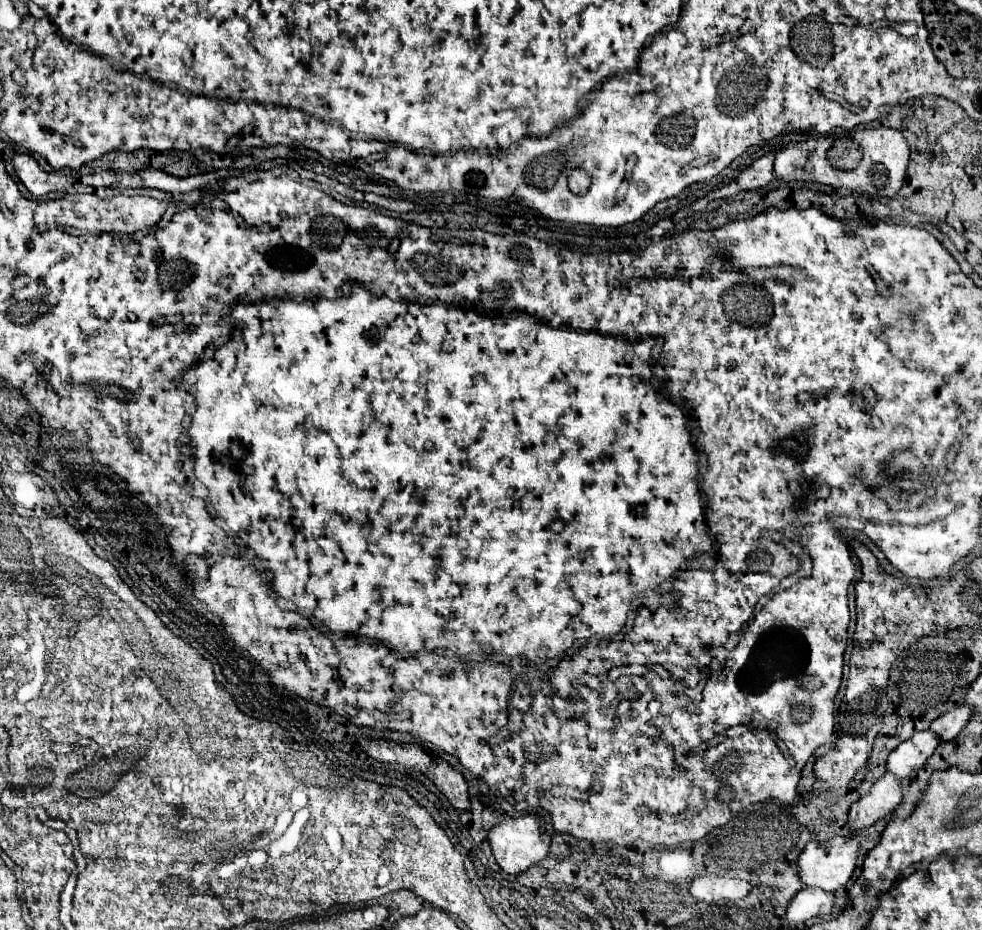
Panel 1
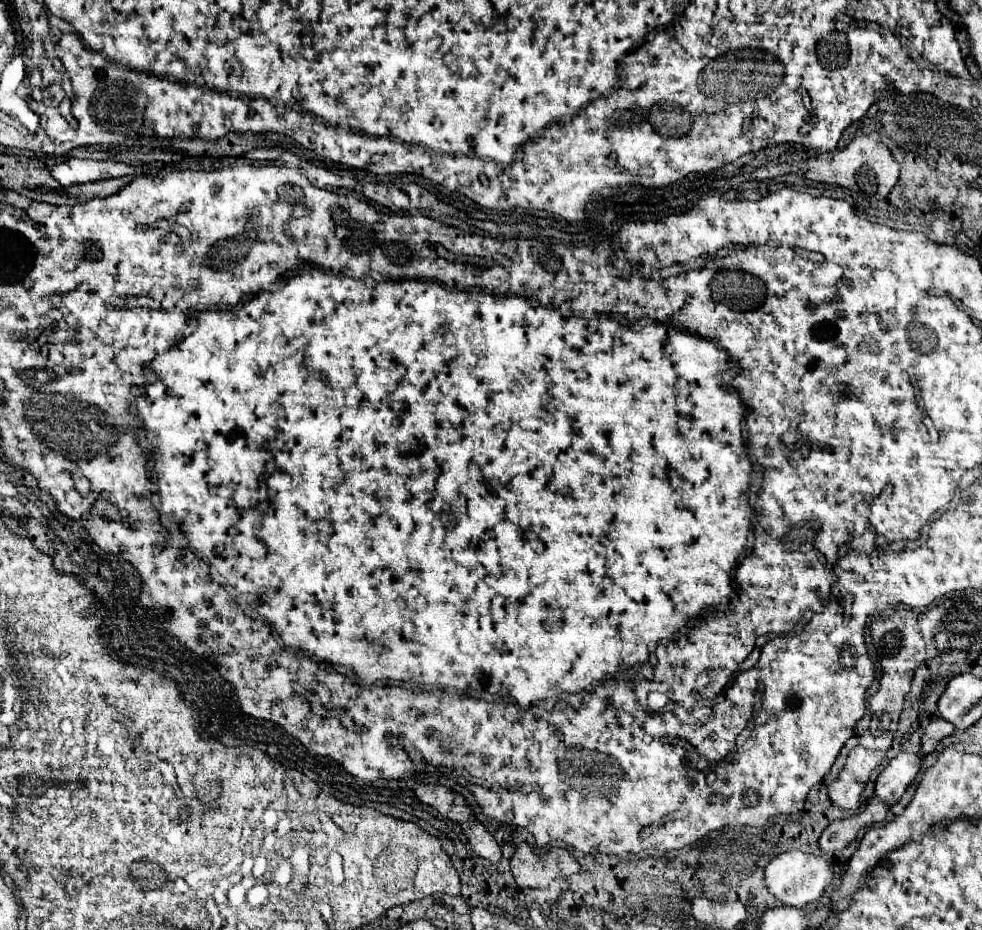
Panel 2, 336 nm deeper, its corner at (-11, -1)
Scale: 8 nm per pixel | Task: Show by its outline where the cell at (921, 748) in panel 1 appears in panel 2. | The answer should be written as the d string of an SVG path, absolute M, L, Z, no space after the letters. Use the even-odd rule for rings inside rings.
M901 753L889 761L885 771L875 781L875 799L885 805L895 805L909 783L915 779L919 771L921 759L913 753Z

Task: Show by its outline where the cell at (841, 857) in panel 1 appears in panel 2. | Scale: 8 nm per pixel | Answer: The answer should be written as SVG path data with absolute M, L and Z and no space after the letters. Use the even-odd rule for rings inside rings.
M789 851L773 857L765 867L765 883L771 895L775 895L787 907L803 907L821 897L825 887L831 883L833 871L827 859L803 851Z

